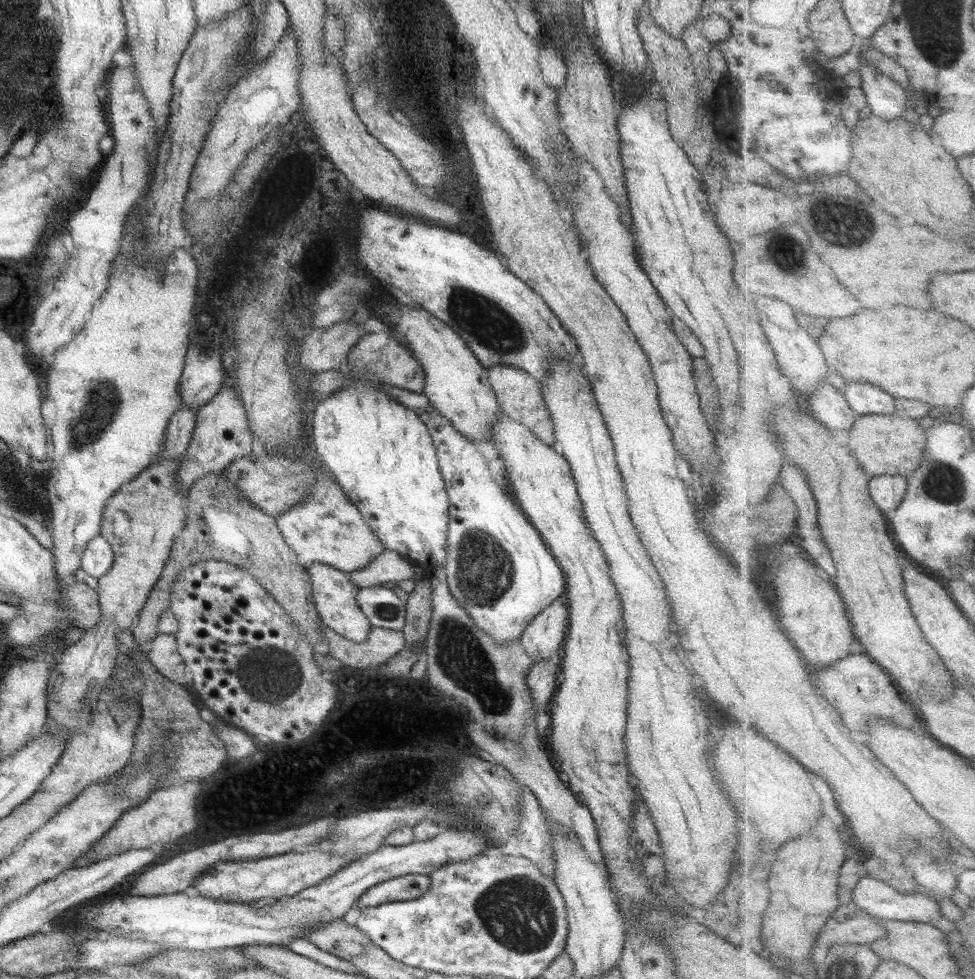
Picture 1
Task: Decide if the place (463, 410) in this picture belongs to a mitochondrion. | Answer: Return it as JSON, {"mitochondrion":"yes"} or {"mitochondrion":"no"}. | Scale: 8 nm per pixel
{"mitochondrion":"no"}

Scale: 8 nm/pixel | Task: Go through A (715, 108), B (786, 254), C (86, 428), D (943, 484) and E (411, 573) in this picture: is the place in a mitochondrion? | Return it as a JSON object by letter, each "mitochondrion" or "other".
{"A":"other","B":"mitochondrion","C":"mitochondrion","D":"mitochondrion","E":"other"}

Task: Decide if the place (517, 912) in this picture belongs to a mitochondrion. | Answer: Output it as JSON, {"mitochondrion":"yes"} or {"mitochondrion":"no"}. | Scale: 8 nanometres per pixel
{"mitochondrion":"yes"}

